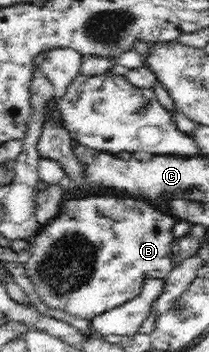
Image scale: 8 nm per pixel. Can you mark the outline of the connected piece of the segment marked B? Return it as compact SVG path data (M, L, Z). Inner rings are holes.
M88 196L85 198L76 198L69 201L65 201L61 206L61 213L52 218L47 223L42 226L42 229L35 235L35 237L29 240L29 246L26 248L28 250L28 261L22 265L24 269L24 277L32 283L32 287L38 295L40 303L46 307L46 309L52 309L52 311L62 311L70 317L77 317L82 319L82 321L94 321L98 317L105 315L106 313L112 312L118 307L123 307L127 305L132 299L135 299L140 295L142 287L149 280L168 280L171 274L174 272L174 243L178 240L176 235L174 235L174 229L176 225L180 223L182 219L170 215L164 214L160 211L154 209L148 201L144 199L125 197L118 198L116 196Z

